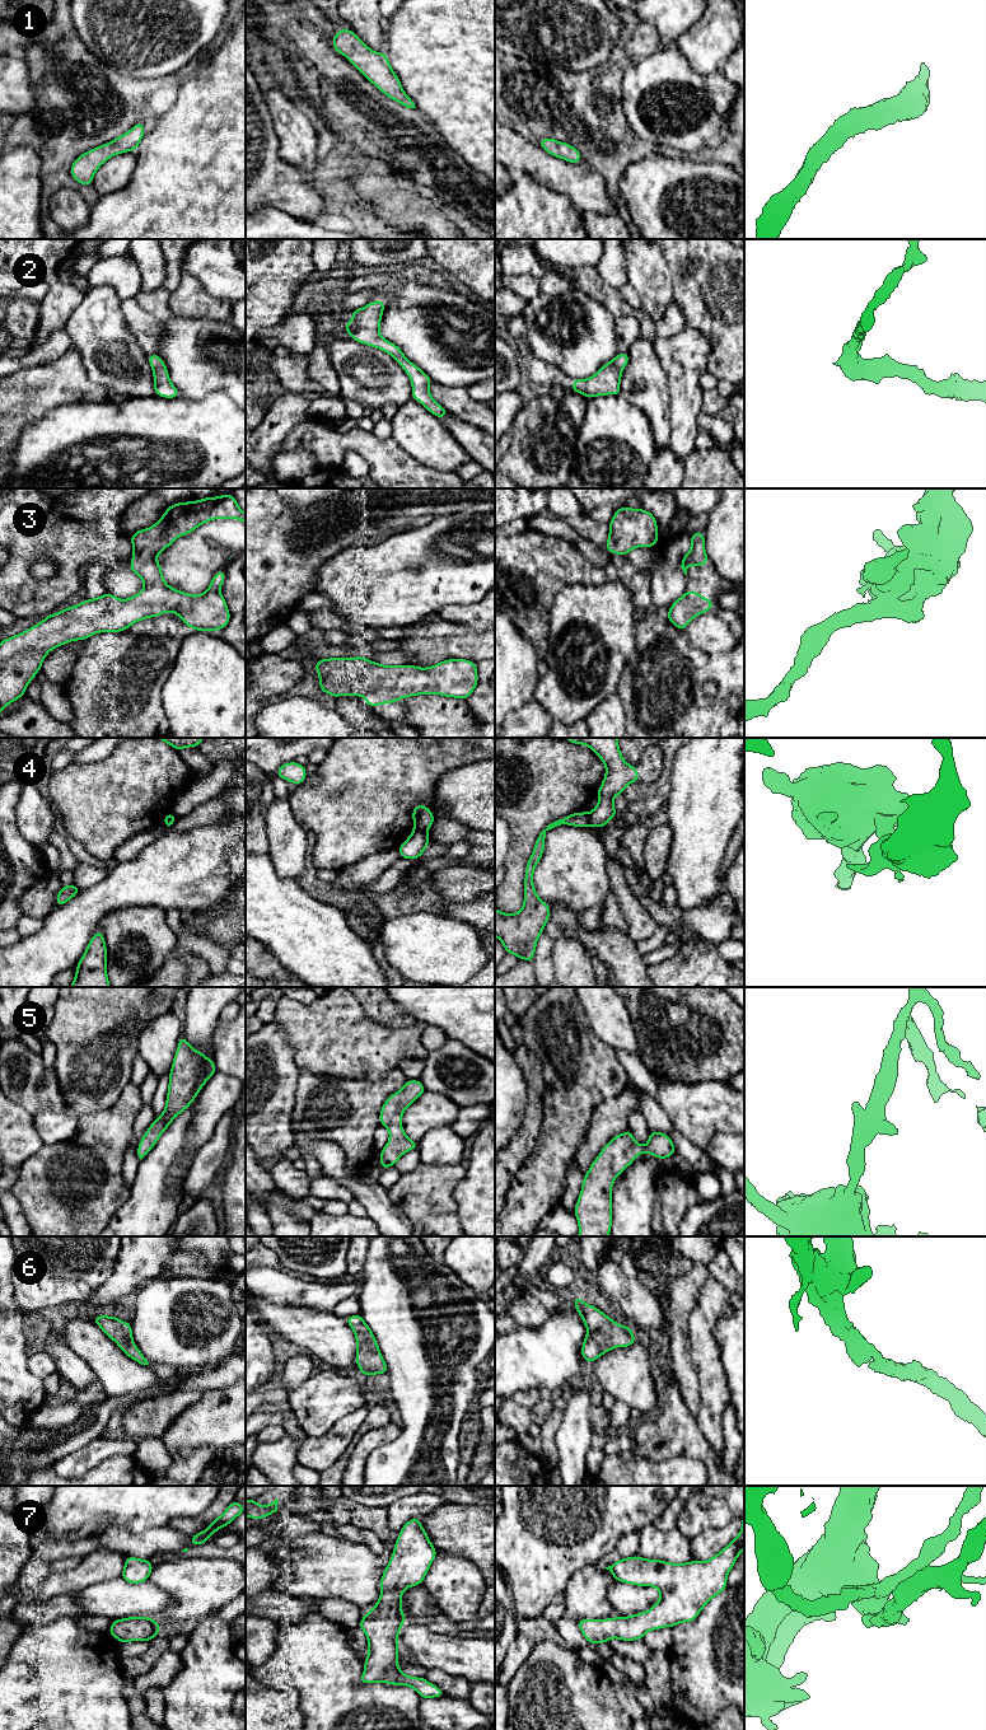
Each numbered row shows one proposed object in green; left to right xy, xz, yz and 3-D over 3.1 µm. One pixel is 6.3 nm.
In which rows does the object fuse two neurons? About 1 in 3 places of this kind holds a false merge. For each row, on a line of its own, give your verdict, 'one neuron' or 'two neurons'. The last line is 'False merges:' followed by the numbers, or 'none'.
1: one neuron
2: one neuron
3: one neuron
4: two neurons
5: one neuron
6: one neuron
7: one neuron
False merges: 4

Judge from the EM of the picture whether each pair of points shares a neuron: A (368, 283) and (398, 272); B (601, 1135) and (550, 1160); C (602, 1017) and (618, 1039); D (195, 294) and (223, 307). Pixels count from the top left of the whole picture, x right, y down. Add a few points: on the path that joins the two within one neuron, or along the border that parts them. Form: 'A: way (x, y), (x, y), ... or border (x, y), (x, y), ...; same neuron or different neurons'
A: way (375, 280), (391, 274); same neuron
B: border (592, 1117), (587, 1136), (574, 1160); different neurons
C: way (607, 1022), (618, 1034); same neuron
D: way (201, 300), (208, 307), (216, 307); same neuron

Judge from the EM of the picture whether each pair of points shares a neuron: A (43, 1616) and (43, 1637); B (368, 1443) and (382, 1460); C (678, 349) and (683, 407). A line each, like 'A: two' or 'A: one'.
A: two
B: two
C: one

